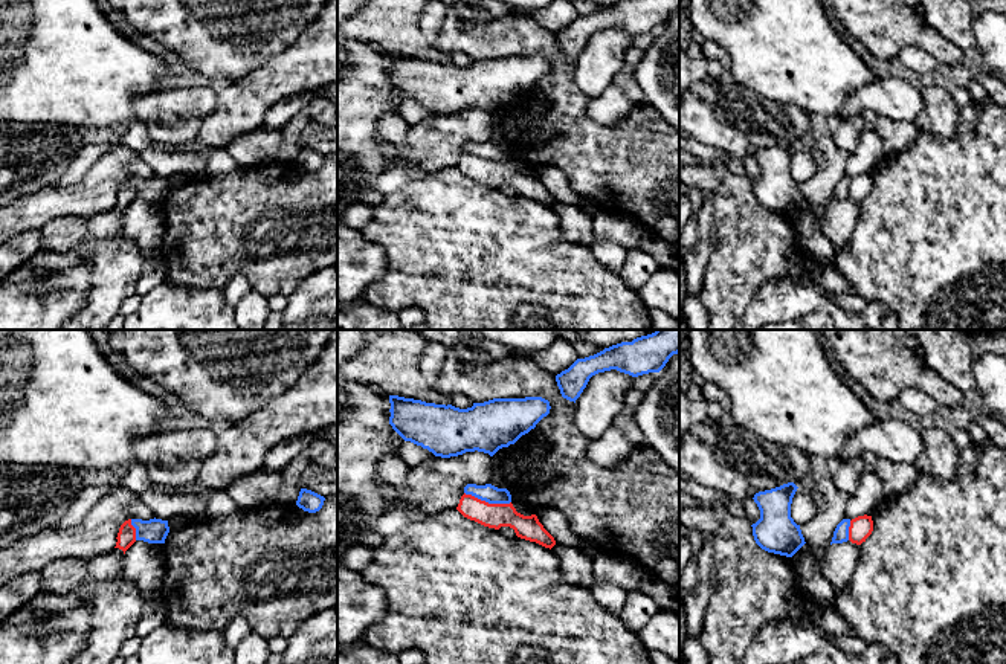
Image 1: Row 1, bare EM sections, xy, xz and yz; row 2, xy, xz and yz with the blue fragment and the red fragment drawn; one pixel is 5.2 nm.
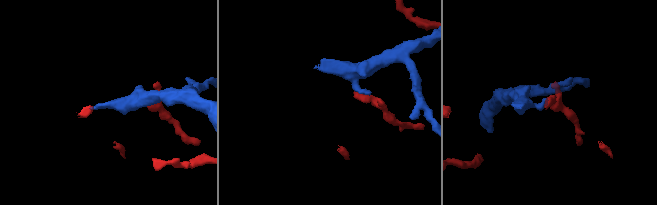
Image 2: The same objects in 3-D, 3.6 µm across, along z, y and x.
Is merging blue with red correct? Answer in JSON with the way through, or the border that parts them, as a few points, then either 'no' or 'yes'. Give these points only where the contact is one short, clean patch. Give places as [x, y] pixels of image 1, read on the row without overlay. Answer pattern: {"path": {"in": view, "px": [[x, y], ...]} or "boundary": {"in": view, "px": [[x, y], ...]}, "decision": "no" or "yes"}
{"boundary": {"in": "xz", "px": [[464, 150], [489, 161], [510, 161]]}, "decision": "no"}

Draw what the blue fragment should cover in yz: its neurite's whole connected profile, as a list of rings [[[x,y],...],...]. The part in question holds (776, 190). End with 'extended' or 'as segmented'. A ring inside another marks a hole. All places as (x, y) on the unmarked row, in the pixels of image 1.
[[[788,140],[754,153],[760,177],[751,185],[754,198],[762,208],[792,215],[806,201],[800,183],[791,176],[797,147],[794,140]]] | as segmented

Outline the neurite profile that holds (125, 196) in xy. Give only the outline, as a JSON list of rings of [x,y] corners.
[[[131,177],[121,183],[116,197],[116,205],[110,211],[87,217],[87,229],[93,237],[111,237],[122,227],[124,212],[136,200]]]

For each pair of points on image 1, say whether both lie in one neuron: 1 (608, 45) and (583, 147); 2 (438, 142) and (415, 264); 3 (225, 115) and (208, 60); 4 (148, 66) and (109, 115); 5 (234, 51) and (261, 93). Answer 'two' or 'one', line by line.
1: two
2: two
3: two
4: one
5: two

